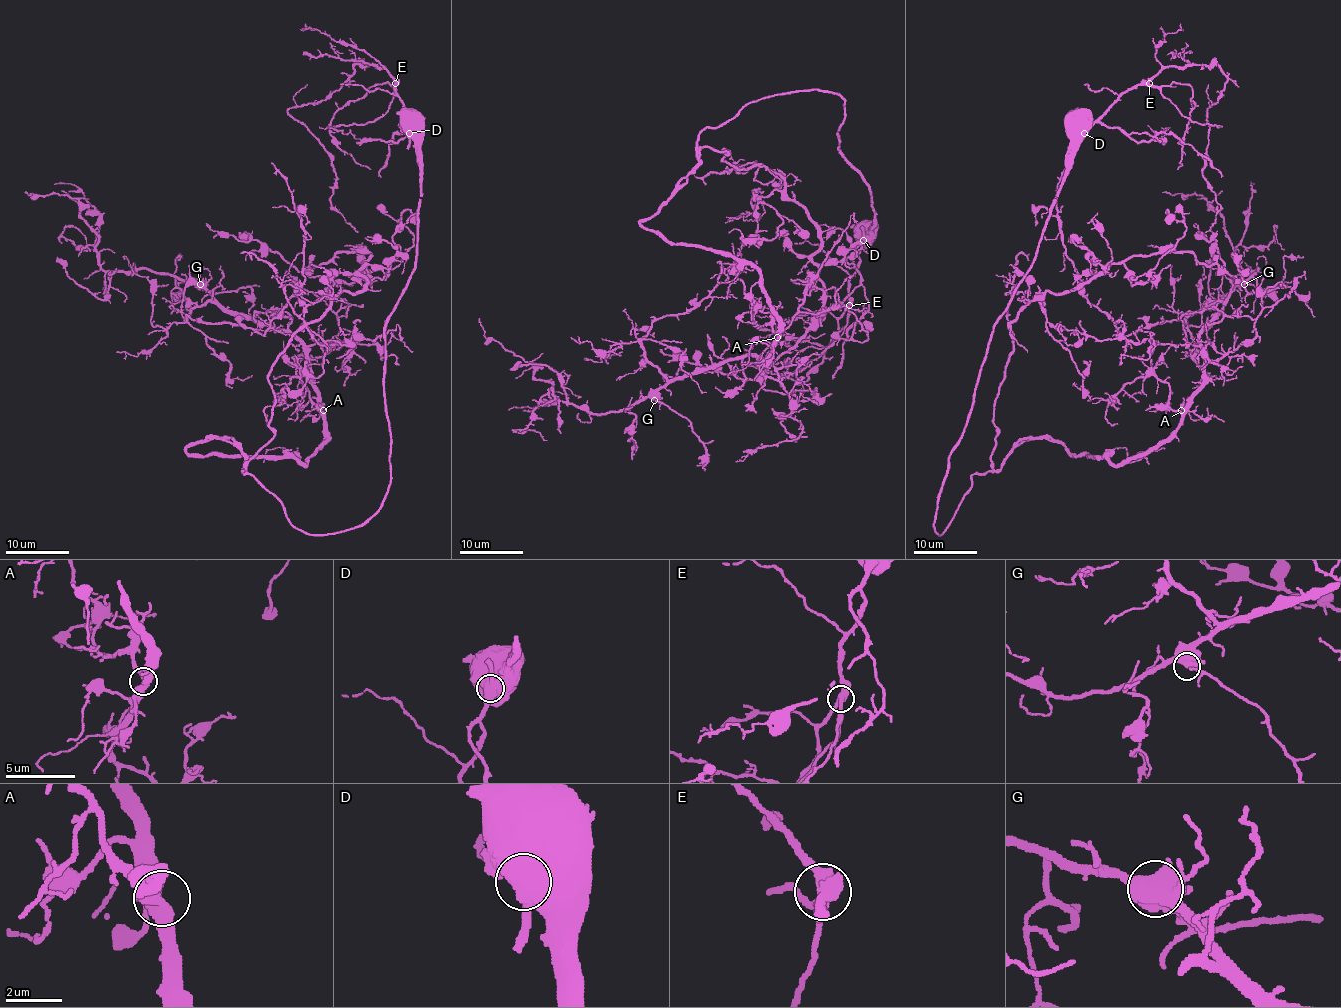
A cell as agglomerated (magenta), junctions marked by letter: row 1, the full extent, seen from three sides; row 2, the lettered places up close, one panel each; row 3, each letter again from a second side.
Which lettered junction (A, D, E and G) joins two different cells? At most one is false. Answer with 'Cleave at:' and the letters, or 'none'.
Cleave at: D

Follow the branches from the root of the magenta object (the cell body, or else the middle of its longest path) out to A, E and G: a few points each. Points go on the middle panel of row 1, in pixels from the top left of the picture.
A: (865, 237), (839, 95), (764, 96), (700, 133), (639, 224), (748, 261), (777, 337)
E: (865, 237), (858, 254), (858, 269), (849, 280), (849, 305)
G: (865, 237), (839, 95), (764, 96), (706, 127), (639, 224), (748, 261), (778, 336), (654, 400)

